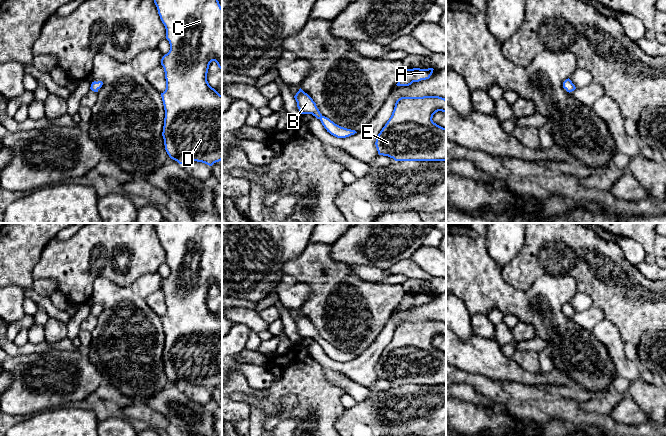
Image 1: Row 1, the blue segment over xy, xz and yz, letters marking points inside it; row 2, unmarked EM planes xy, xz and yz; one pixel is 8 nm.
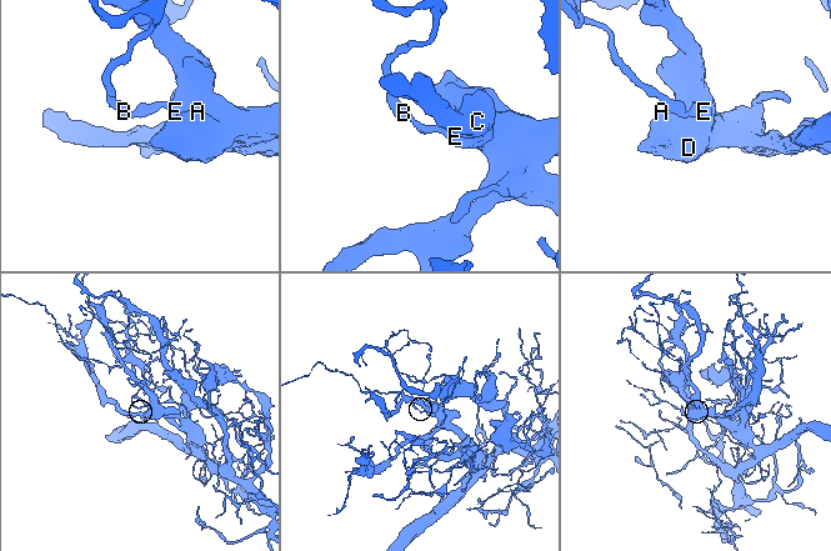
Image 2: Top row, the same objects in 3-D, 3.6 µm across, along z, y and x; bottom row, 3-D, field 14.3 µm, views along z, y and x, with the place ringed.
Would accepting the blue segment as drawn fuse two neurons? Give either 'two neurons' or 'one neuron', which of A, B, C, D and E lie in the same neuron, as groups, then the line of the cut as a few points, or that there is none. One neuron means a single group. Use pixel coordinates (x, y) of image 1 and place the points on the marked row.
one neuron | A B C D E | no cut

